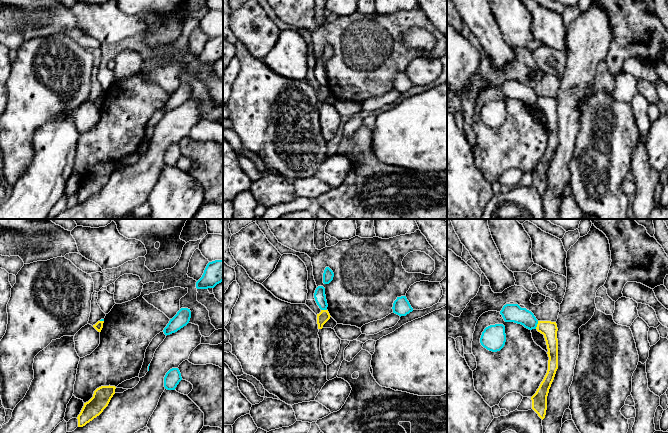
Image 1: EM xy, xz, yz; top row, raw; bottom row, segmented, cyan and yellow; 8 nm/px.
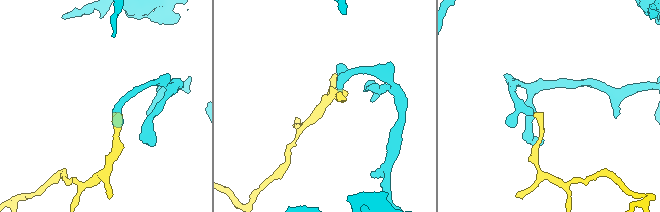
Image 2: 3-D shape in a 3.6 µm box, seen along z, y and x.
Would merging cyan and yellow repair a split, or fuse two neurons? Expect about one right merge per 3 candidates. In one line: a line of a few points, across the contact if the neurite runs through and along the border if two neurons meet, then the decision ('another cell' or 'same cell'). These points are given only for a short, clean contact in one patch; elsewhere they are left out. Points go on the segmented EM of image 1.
yz (538, 321), (535, 328) | another cell

